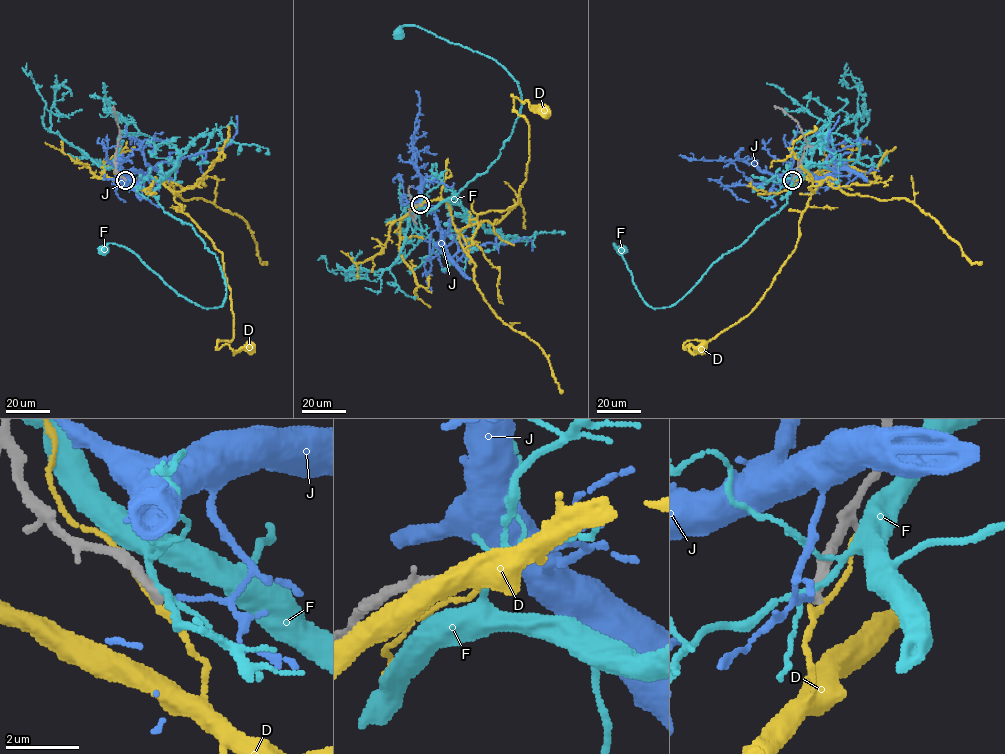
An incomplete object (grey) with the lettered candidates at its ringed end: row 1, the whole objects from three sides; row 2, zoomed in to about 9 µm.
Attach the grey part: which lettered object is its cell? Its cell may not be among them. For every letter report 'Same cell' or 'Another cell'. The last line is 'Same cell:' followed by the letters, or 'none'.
D: Another cell
F: Another cell
J: Another cell
Same cell: none

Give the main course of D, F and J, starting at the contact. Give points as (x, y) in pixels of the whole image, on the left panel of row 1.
D: (125, 179), (133, 189), (163, 183), (222, 254), (233, 337), (216, 348), (255, 344)
F: (125, 179), (189, 223), (215, 254), (224, 302), (201, 307), (123, 246), (108, 243), (103, 251)
J: (125, 179), (130, 178), (130, 172), (140, 172), (144, 178), (158, 163), (222, 150), (237, 131), (236, 115)

